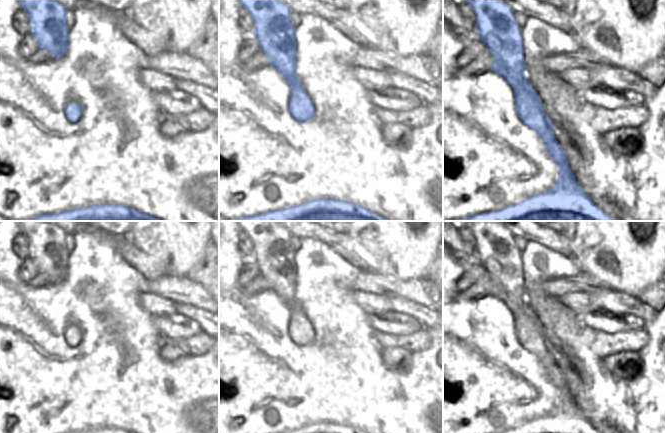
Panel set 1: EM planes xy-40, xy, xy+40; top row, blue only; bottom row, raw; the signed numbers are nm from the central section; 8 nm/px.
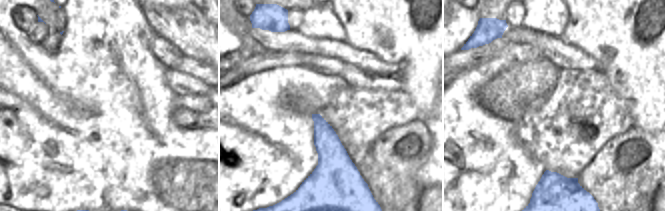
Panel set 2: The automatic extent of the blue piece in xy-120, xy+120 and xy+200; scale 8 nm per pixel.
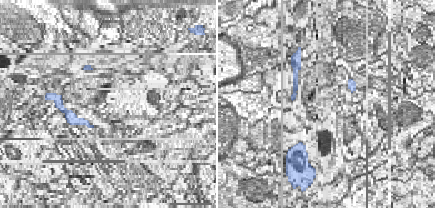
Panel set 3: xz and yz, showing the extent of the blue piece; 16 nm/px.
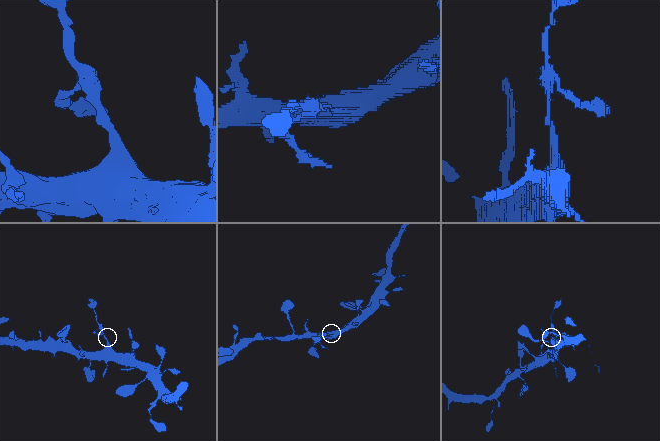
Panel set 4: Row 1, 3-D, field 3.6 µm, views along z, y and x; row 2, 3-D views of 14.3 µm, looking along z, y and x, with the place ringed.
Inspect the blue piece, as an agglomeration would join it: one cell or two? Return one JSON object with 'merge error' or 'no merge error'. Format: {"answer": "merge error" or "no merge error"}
{"answer": "merge error"}

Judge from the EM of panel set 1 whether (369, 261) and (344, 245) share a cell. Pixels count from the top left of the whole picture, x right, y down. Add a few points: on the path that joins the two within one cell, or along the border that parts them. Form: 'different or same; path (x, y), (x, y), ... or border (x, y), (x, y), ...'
same; path (363, 259), (350, 249)

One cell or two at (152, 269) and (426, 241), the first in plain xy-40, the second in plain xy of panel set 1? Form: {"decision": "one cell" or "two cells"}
{"decision": "two cells"}

